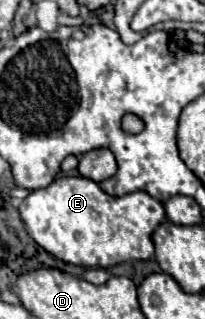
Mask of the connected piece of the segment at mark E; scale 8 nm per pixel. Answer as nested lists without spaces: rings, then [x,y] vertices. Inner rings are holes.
[[[56,178],[50,186],[32,190],[20,204],[20,216],[28,234],[56,258],[86,266],[110,268],[132,260],[150,260],[154,256],[152,232],[168,218],[162,202],[146,192],[130,192],[120,198],[100,190],[88,178]]]

